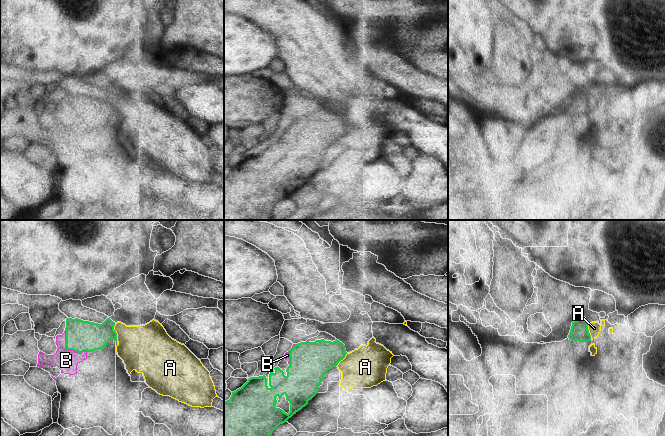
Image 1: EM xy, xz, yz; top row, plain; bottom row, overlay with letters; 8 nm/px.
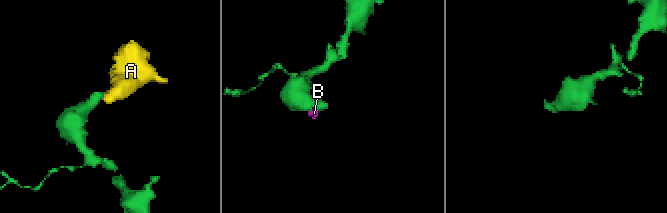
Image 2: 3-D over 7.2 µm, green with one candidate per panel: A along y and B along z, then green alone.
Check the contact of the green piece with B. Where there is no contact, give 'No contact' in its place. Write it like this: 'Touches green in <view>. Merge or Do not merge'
Touches green in xy. Merge.

